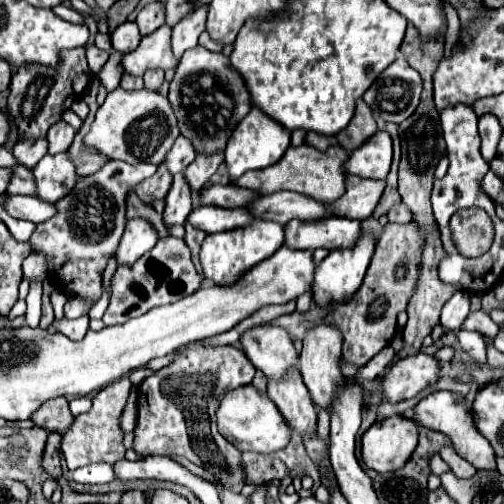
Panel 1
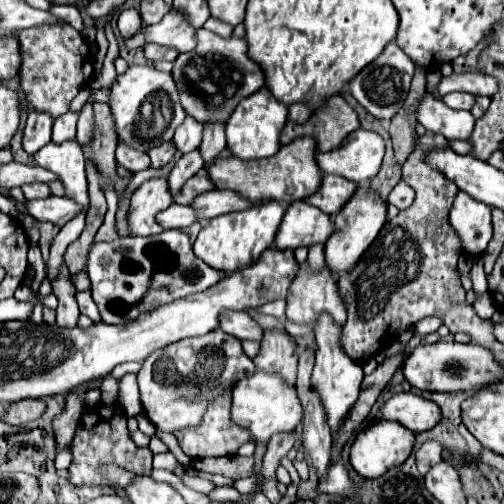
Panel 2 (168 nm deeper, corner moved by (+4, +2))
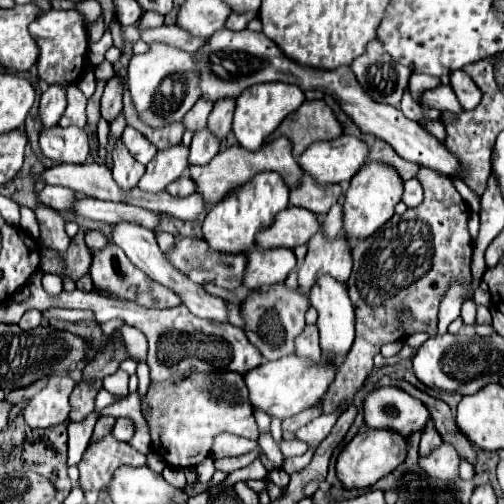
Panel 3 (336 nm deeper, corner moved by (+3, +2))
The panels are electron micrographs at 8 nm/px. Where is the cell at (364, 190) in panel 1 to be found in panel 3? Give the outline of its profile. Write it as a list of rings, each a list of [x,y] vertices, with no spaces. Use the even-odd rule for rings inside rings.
[[[309,174],[301,176],[301,184],[291,190],[289,204],[307,208],[313,214],[325,214],[341,198],[343,188],[339,184],[317,184]]]

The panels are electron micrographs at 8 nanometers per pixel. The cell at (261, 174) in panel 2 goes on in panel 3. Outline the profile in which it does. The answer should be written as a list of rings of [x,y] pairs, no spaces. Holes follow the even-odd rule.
[[[285,136],[275,138],[273,142],[265,144],[261,150],[255,150],[255,152],[245,150],[243,146],[231,146],[227,150],[219,152],[205,166],[189,166],[189,178],[193,178],[193,182],[197,186],[197,194],[201,194],[201,198],[205,198],[205,202],[209,202],[209,206],[215,206],[217,202],[221,202],[221,198],[229,190],[241,186],[243,182],[249,182],[255,174],[265,172],[265,170],[279,172],[285,178],[285,182],[287,182],[289,188],[293,188],[293,186],[299,184],[299,178],[303,176],[303,170],[297,164],[297,160],[293,158],[293,154],[291,154],[291,142]]]

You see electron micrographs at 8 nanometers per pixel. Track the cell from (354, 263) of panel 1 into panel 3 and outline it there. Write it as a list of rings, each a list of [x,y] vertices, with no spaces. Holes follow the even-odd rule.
[[[367,162],[353,176],[345,192],[343,232],[347,234],[347,238],[355,242],[359,238],[371,236],[379,226],[383,226],[393,216],[393,208],[401,200],[401,196],[403,196],[403,178],[399,176],[399,172],[391,164],[385,164],[385,162]]]

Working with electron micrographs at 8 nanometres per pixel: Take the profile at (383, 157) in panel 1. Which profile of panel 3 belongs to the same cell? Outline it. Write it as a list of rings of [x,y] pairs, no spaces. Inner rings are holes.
[[[339,136],[311,144],[299,158],[303,172],[311,174],[319,184],[349,182],[365,164],[369,146],[355,136]]]

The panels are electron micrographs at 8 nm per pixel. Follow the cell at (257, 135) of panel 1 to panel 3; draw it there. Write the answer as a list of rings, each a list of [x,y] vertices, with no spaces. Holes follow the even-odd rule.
[[[263,82],[261,86],[249,86],[245,94],[237,98],[235,118],[233,118],[233,132],[239,144],[247,150],[259,150],[263,140],[281,124],[281,120],[297,110],[305,100],[305,94],[299,86],[283,84],[283,82]]]

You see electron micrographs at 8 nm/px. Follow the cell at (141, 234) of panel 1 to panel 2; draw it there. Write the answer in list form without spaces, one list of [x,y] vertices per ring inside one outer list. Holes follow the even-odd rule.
[[[152,178],[144,182],[134,194],[128,210],[128,230],[130,236],[152,236],[160,234],[162,226],[156,224],[156,214],[160,208],[168,208],[172,198],[168,194],[166,178]]]

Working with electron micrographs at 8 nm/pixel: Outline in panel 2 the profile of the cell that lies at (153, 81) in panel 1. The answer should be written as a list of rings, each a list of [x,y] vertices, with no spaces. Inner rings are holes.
[[[146,44],[144,46],[144,56],[150,62],[158,62],[158,60],[170,60],[170,62],[174,62],[178,52],[170,50],[170,48],[164,48],[164,46],[158,46],[158,44]]]

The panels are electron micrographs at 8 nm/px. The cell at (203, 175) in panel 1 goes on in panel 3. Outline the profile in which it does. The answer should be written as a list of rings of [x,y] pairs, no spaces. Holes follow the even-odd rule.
[[[223,98],[221,102],[215,102],[215,108],[207,122],[207,126],[215,136],[219,138],[227,136],[233,122],[233,110],[235,110],[235,98]]]

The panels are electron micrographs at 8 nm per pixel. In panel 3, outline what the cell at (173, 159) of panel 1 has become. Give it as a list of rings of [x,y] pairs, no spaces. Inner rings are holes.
[[[199,98],[199,102],[195,102],[195,106],[189,110],[189,114],[185,114],[183,122],[189,130],[197,132],[201,128],[205,128],[207,124],[207,116],[213,110],[213,102],[205,102],[205,98]]]

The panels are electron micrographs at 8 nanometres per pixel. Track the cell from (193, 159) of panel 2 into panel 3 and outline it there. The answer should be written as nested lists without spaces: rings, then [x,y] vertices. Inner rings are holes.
[[[209,128],[199,130],[191,142],[189,164],[207,164],[219,152],[219,146],[221,146],[221,140]]]

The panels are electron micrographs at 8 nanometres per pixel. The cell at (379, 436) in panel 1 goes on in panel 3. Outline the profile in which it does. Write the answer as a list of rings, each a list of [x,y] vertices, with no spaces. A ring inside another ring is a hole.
[[[359,430],[357,436],[341,450],[339,458],[337,458],[337,478],[341,480],[343,488],[351,490],[351,488],[369,488],[373,486],[377,480],[381,480],[383,476],[387,476],[389,472],[393,472],[407,454],[407,440],[393,432],[393,430]]]

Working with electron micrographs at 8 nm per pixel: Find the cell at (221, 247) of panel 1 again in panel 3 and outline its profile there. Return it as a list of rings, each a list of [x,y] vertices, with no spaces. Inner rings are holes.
[[[259,172],[253,180],[237,190],[231,190],[219,204],[215,204],[203,222],[203,238],[213,250],[221,252],[249,252],[255,246],[255,234],[273,224],[277,212],[289,206],[289,188],[277,172]]]

